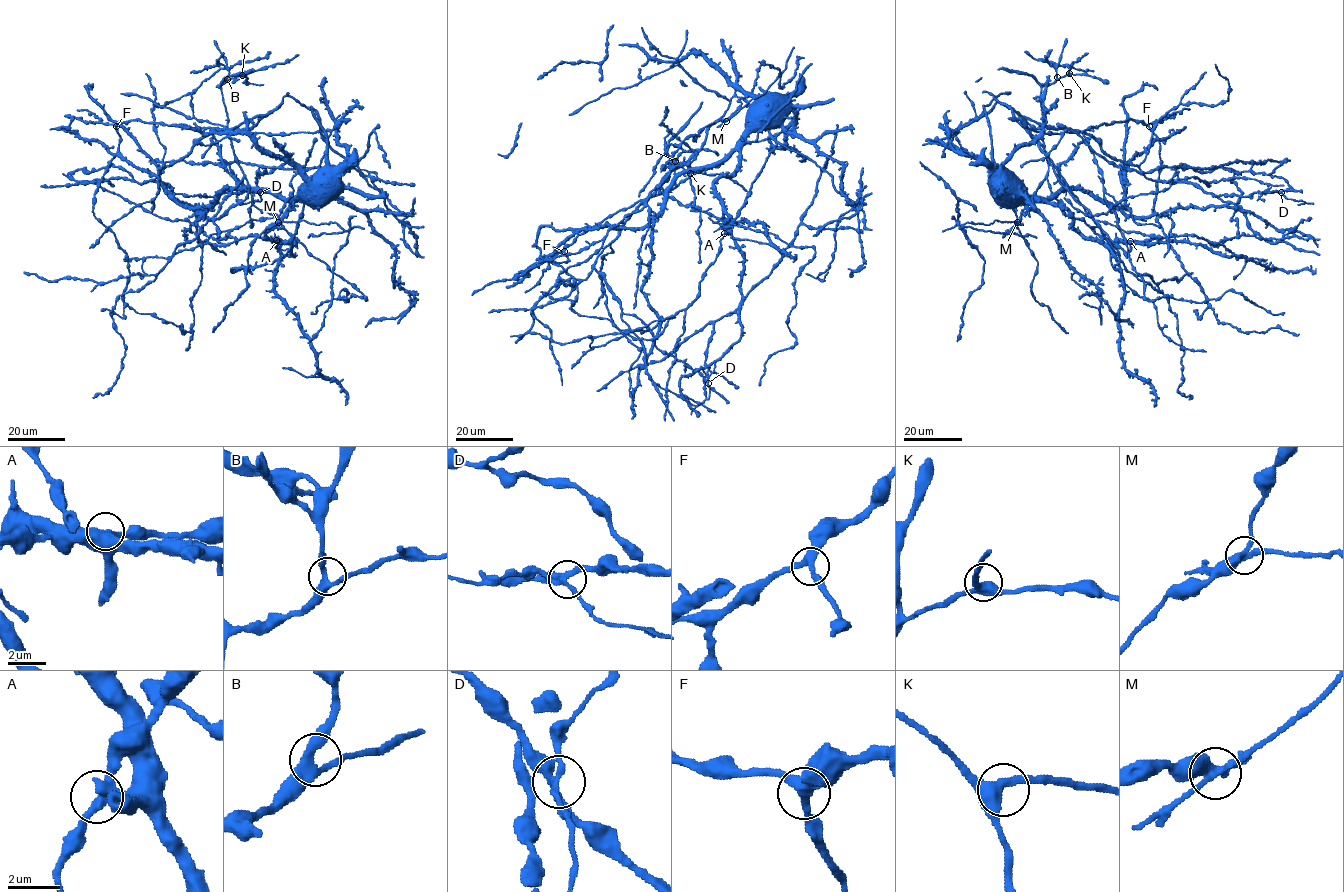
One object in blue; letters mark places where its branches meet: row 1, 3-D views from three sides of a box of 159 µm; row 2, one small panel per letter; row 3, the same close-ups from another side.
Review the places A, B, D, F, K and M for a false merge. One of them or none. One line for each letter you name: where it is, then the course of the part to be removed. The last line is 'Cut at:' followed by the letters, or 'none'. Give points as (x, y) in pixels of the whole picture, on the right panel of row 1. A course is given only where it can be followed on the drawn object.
M: place (1017, 222); course (1017, 222), (969, 222), (942, 231)
Cut at: M

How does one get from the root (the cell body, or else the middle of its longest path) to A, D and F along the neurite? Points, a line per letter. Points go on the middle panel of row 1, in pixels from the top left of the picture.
A: (748, 113), (741, 138), (739, 165), (713, 184), (727, 224), (724, 233)
D: (748, 113), (755, 98), (702, 55), (682, 59), (729, 107), (595, 264), (622, 312), (708, 383)
F: (748, 113), (755, 98), (688, 54), (679, 63), (696, 81), (742, 97), (778, 134), (608, 215), (564, 251)

